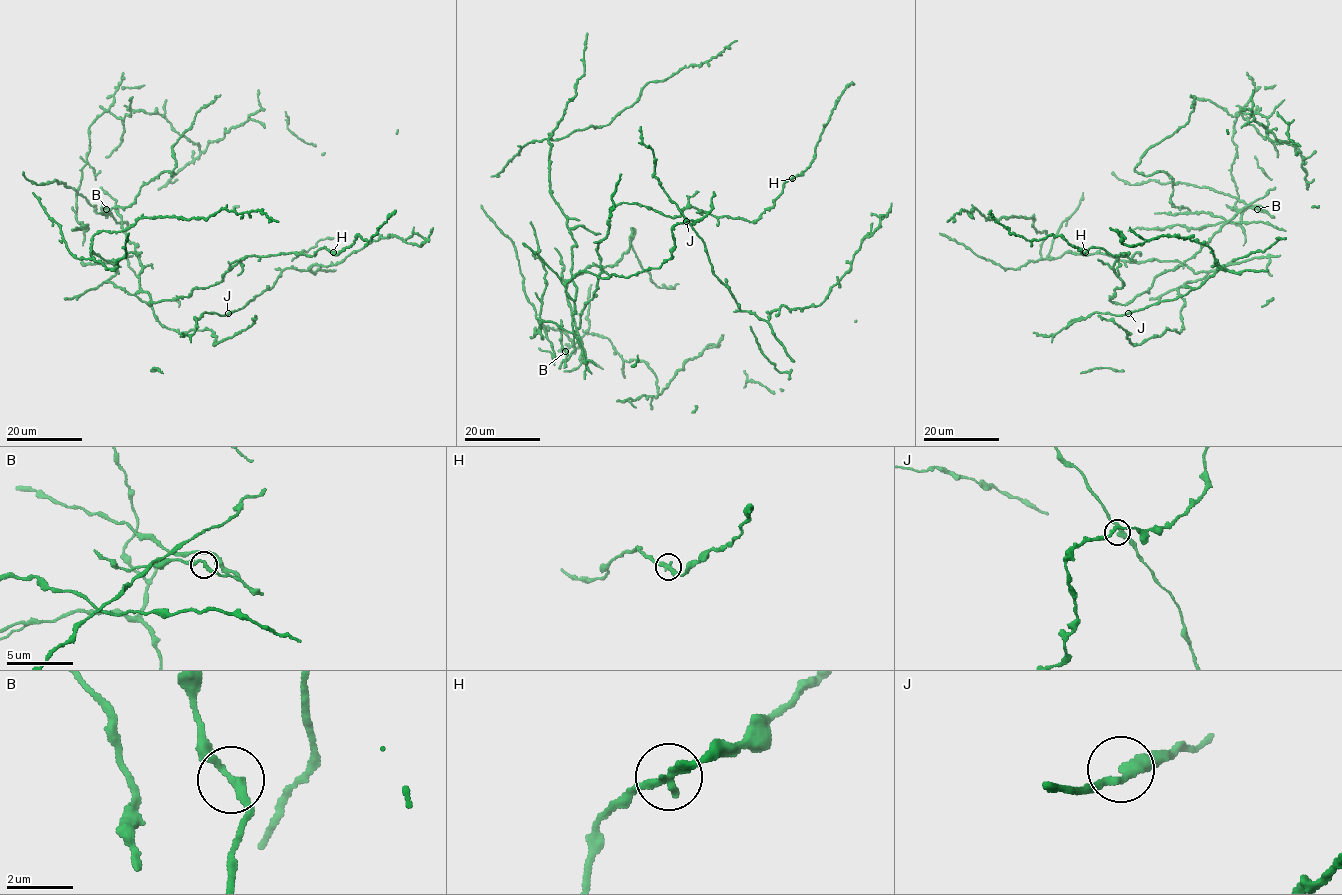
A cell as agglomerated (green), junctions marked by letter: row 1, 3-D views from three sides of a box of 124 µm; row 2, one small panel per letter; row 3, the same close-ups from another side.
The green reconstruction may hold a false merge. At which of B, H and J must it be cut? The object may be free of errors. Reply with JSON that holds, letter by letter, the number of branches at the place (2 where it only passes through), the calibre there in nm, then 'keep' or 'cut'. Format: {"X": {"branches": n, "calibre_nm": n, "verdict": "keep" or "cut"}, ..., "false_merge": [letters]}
{"B": {"branches": 2, "calibre_nm": 260, "verdict": "keep"}, "H": {"branches": 2, "calibre_nm": 280, "verdict": "cut"}, "J": {"branches": 2, "calibre_nm": 280, "verdict": "keep"}, "false_merge": ["H"]}

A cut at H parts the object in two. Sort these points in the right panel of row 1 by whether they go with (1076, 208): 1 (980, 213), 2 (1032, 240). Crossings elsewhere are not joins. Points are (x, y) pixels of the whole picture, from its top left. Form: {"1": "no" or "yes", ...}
{"1": "yes", "2": "no"}

